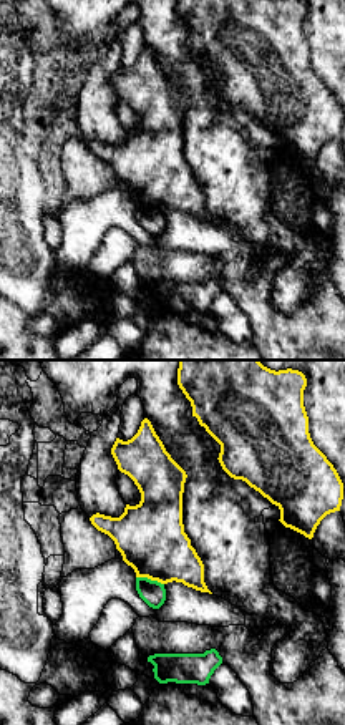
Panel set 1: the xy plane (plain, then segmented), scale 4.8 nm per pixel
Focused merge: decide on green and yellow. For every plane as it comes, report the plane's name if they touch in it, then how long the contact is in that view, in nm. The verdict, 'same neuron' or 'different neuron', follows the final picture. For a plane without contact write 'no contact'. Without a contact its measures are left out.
xy | 140 nm

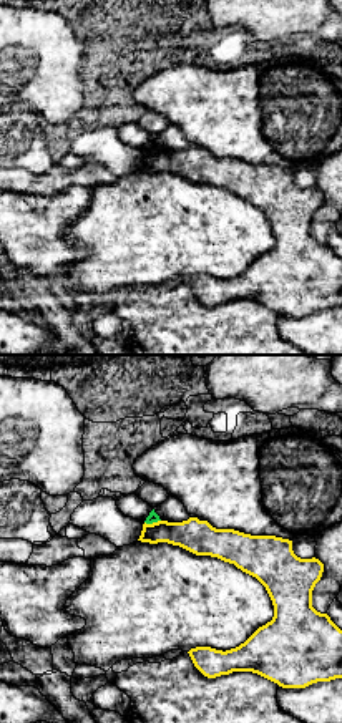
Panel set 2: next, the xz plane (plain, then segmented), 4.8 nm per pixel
xz | 80 nm

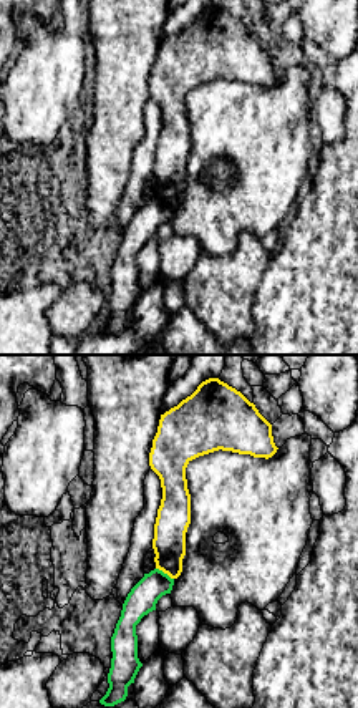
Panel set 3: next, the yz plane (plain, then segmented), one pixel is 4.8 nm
yz | 110 nm

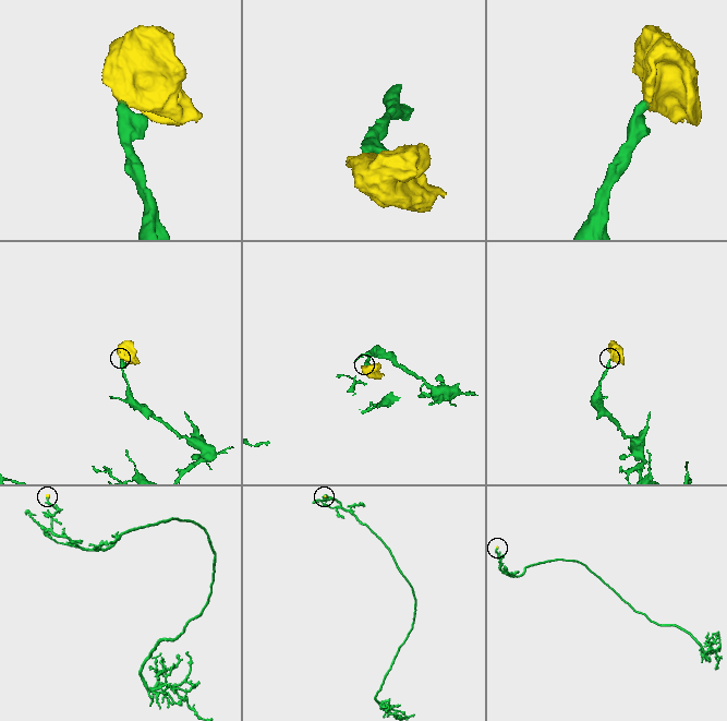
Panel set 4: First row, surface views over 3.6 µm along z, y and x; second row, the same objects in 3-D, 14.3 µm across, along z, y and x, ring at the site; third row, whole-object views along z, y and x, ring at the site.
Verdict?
different neuron

